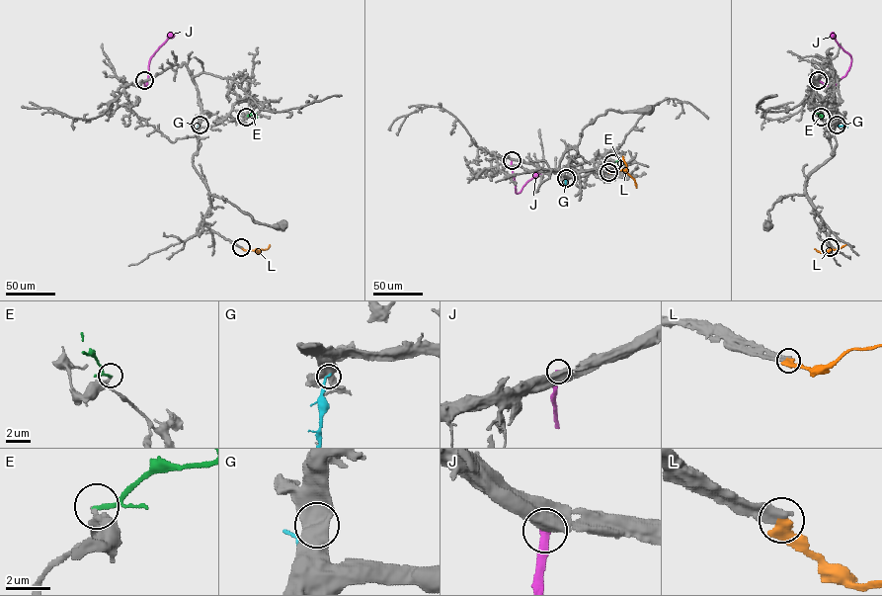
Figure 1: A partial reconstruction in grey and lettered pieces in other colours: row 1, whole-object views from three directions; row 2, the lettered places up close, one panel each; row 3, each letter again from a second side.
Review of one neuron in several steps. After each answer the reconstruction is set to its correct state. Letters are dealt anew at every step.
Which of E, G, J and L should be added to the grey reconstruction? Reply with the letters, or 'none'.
none

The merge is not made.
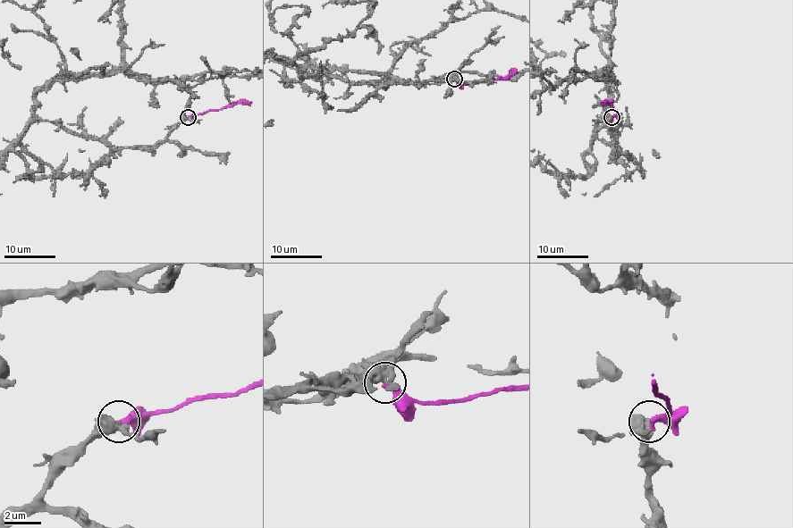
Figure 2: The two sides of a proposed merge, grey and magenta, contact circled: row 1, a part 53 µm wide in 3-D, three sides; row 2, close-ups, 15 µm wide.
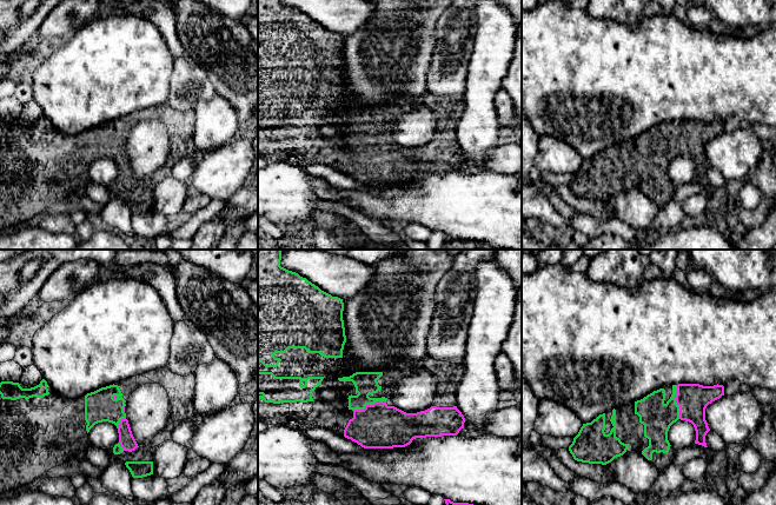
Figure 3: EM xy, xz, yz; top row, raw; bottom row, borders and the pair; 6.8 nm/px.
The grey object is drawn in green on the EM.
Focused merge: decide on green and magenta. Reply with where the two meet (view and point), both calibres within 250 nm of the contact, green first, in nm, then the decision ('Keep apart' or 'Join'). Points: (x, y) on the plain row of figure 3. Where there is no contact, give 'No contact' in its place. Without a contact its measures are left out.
Touches green at xz (369, 140). Thickness 160 nm (green) against 300 nm. Join

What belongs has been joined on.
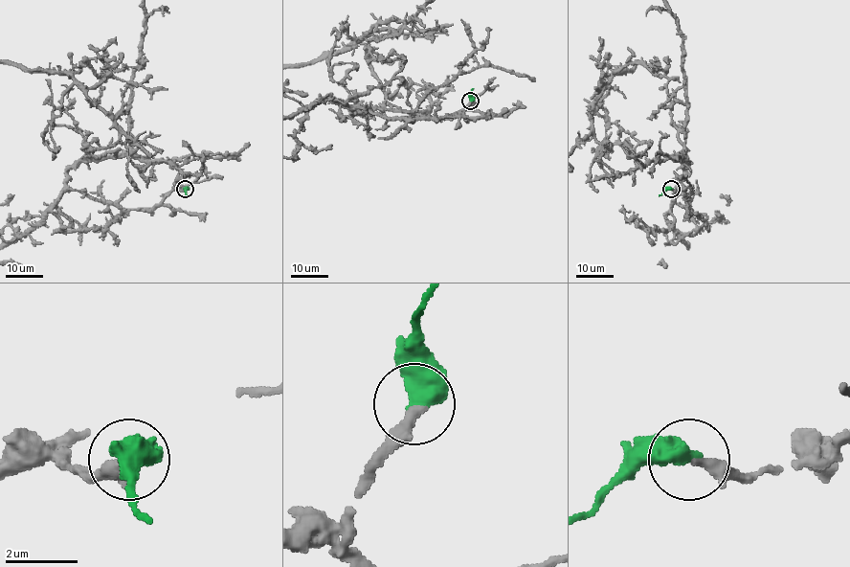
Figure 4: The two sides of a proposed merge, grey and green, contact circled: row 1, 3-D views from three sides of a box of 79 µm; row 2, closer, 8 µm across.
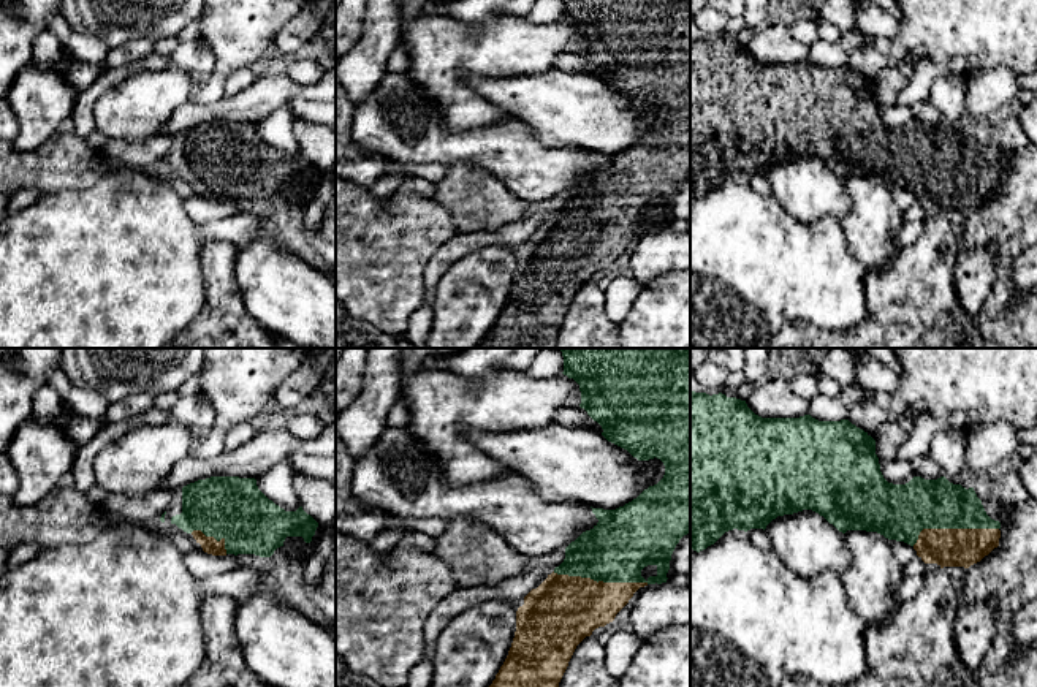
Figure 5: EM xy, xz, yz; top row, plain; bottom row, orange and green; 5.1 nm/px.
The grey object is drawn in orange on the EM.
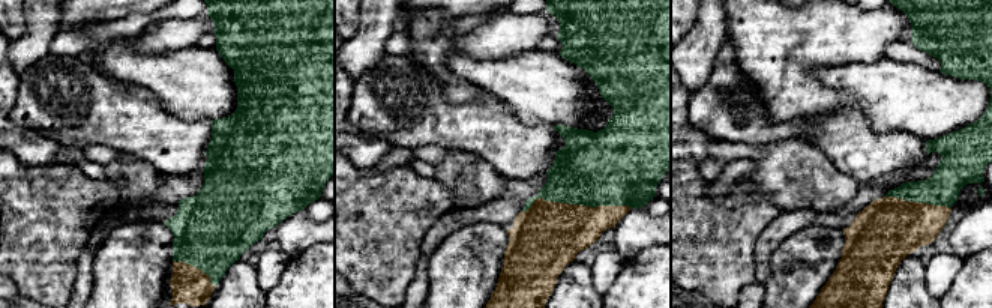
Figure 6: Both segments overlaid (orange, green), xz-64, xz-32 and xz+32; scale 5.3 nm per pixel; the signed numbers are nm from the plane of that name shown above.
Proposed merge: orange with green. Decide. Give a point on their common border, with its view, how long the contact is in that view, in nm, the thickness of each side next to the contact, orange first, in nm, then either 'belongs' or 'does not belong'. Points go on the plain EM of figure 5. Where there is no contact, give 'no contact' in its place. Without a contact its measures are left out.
meets orange in xz at (600, 227); contact 500 nm long; 360 nm thick on the orange side, 340 nm on the other; belongs

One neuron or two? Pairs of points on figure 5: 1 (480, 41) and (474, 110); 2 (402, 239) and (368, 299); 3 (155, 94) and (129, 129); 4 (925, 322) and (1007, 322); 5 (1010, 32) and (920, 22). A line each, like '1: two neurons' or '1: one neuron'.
1: one neuron
2: one neuron
3: one neuron
4: two neurons
5: one neuron

